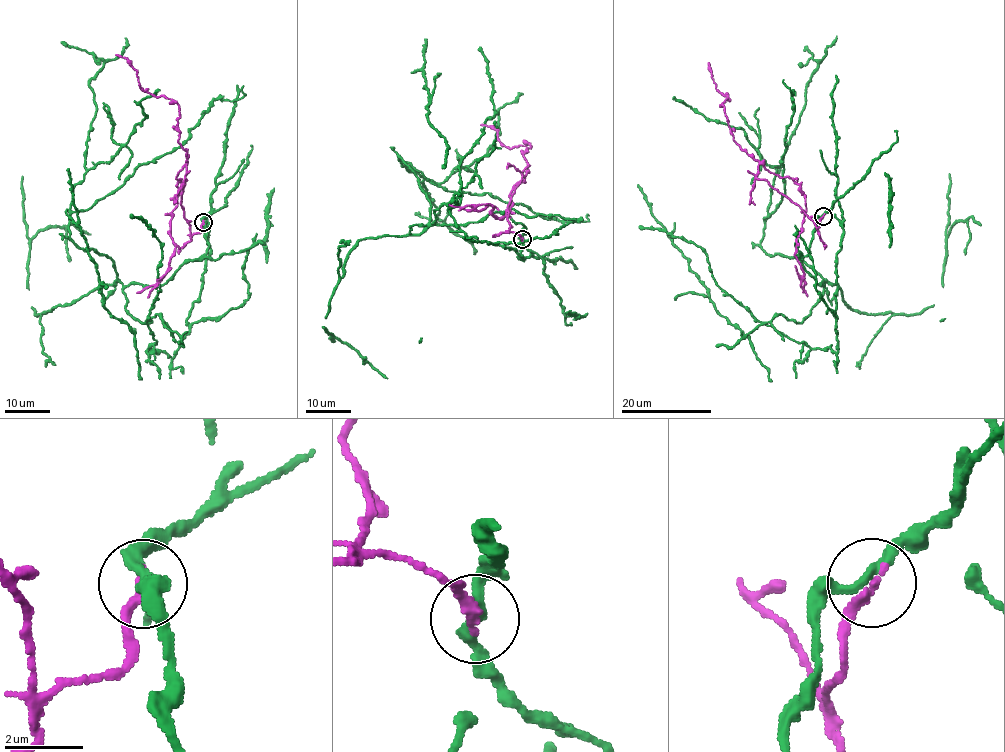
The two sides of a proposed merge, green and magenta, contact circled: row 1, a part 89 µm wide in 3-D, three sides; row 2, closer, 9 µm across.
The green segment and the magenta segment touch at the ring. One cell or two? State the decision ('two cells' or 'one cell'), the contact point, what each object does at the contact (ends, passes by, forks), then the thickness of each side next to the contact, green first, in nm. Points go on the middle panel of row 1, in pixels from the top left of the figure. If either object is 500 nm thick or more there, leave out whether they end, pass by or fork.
two cells; place (522, 239); green passes by; magenta ends; calibres 240 and 240 nm

